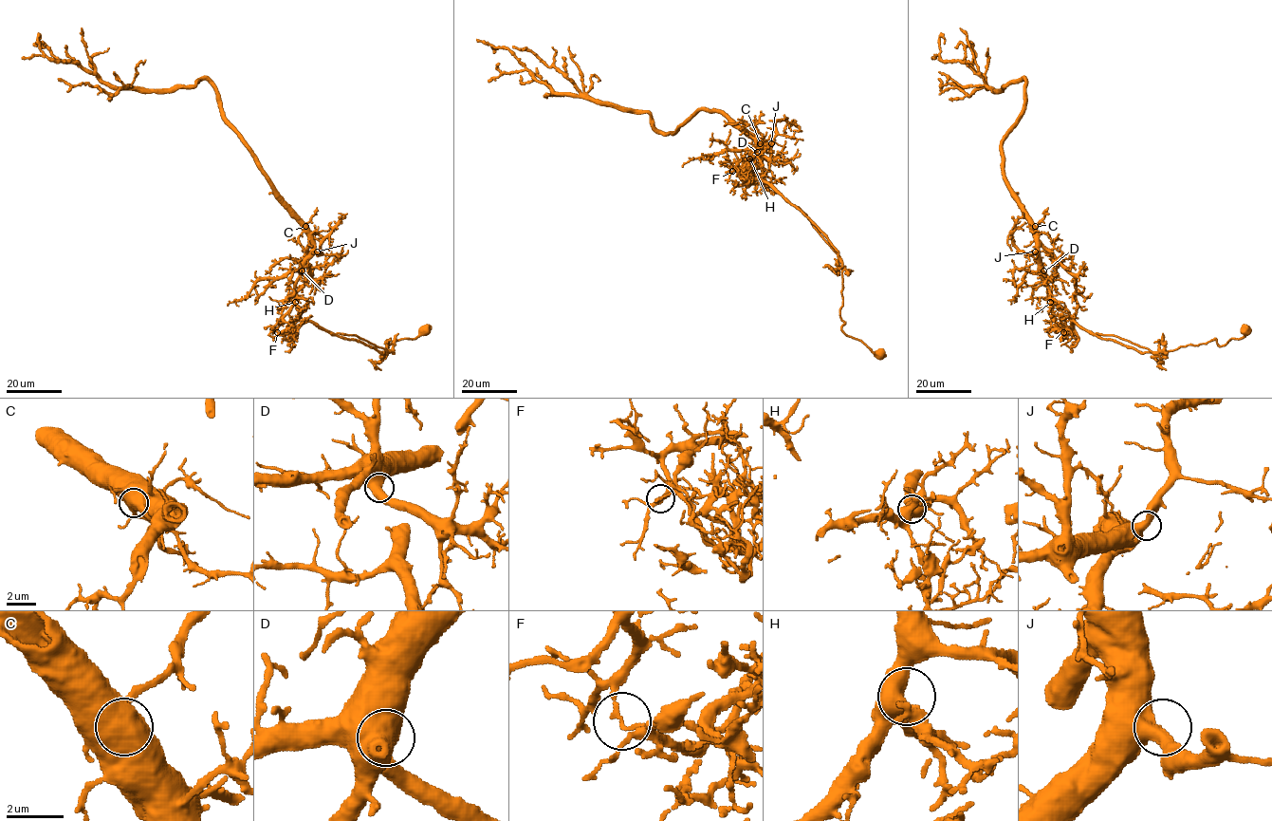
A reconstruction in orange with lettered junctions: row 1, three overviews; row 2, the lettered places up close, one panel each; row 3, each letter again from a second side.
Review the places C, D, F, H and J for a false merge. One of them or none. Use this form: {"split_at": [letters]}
{"split_at": ["F"]}

